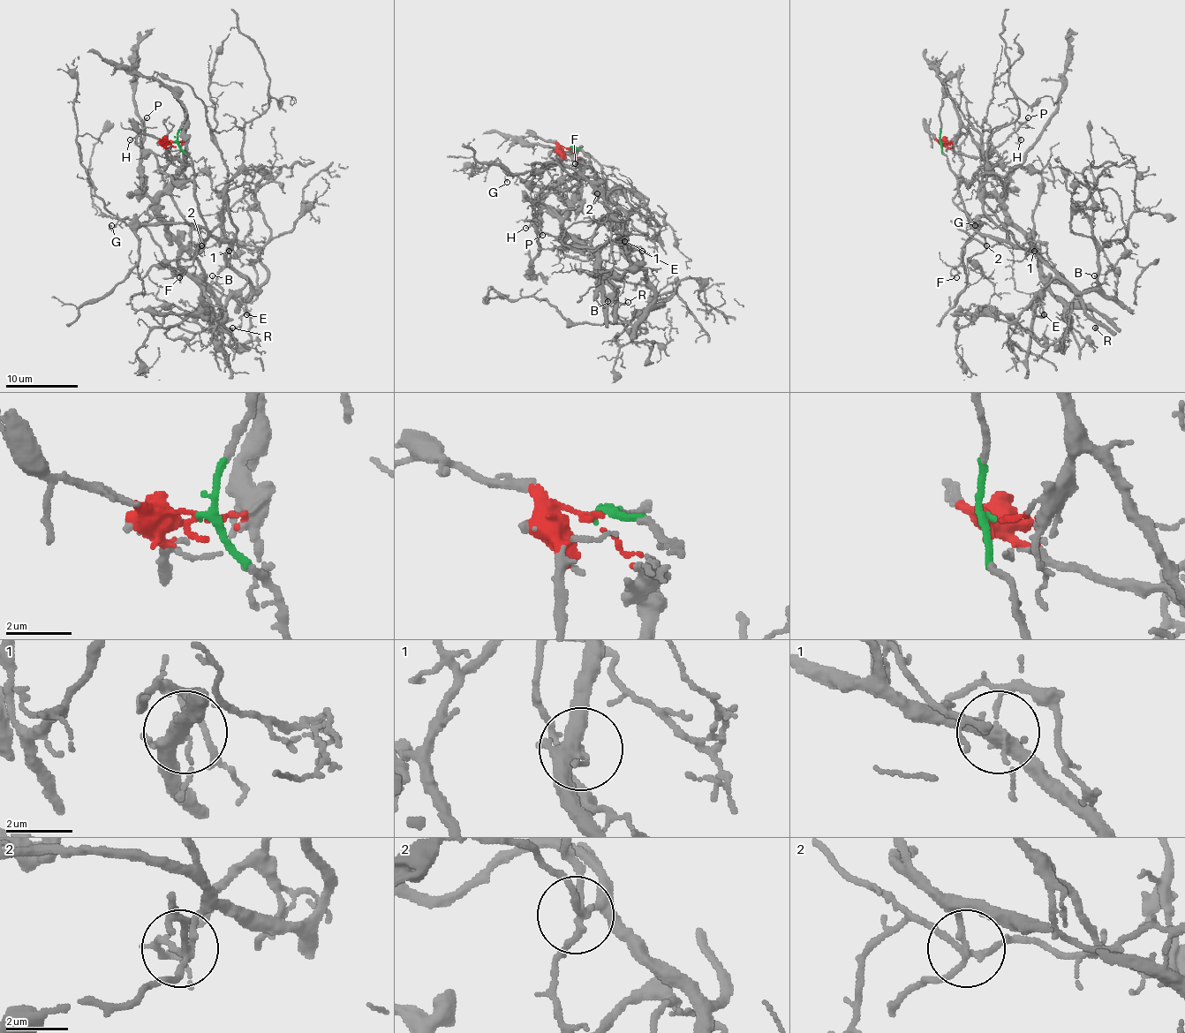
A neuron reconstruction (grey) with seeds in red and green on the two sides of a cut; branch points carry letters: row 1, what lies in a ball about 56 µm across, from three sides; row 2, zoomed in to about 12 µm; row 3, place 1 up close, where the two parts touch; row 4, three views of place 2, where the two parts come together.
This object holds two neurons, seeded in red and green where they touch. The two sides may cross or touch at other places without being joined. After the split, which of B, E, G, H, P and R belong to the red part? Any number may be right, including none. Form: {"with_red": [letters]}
{"with_red": ["B", "R"]}

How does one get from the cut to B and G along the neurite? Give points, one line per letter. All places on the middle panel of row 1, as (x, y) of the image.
B: (569, 148), (562, 181), (576, 199), (555, 215), (569, 233), (590, 245), (617, 293), (615, 303), (608, 300)
G: (569, 148), (586, 155), (600, 179), (579, 179), (566, 190), (538, 188), (516, 175), (507, 175), (507, 183)

